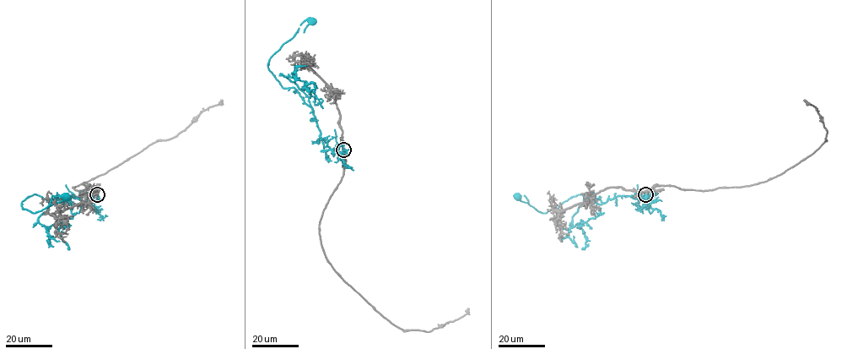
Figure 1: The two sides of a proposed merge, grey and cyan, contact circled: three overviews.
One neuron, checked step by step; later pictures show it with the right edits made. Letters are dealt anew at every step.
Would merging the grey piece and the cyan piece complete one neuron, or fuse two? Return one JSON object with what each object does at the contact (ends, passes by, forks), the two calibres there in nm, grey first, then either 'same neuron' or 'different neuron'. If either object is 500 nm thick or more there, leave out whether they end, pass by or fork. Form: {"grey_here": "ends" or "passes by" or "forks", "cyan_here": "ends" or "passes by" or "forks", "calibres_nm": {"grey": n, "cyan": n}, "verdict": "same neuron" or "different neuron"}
{"grey_here": "ends", "cyan_here": "passes by", "calibres_nm": {"grey": 280, "cyan": 240}, "verdict": "different neuron"}

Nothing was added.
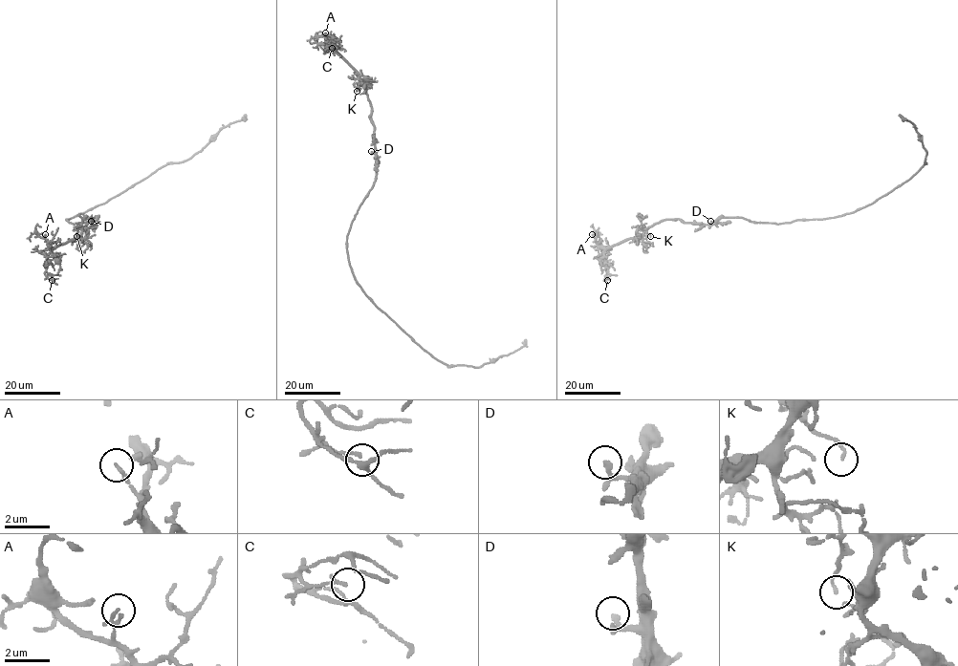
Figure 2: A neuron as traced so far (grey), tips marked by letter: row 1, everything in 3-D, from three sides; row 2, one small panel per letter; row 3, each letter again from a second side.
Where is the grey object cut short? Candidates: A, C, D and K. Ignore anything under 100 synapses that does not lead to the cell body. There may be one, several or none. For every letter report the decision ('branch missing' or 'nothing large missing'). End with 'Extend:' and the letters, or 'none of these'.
A: nothing large missing
C: nothing large missing
D: nothing large missing
K: nothing large missing
Extend: none of these

